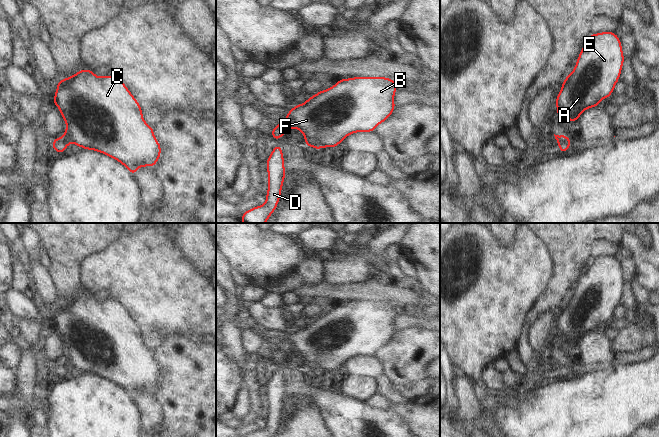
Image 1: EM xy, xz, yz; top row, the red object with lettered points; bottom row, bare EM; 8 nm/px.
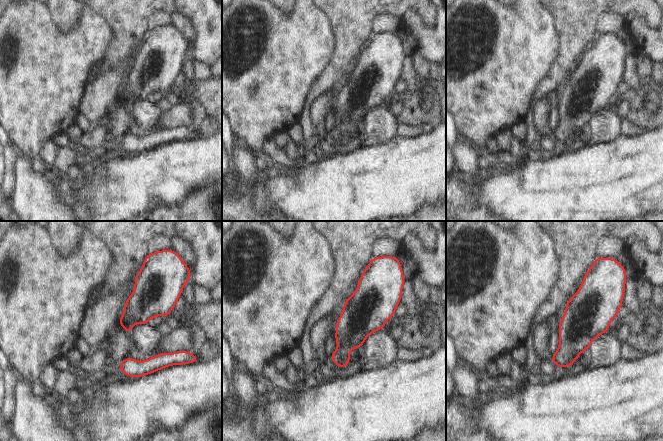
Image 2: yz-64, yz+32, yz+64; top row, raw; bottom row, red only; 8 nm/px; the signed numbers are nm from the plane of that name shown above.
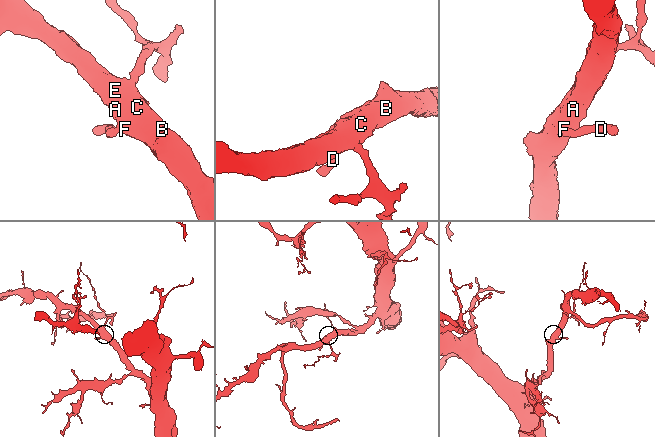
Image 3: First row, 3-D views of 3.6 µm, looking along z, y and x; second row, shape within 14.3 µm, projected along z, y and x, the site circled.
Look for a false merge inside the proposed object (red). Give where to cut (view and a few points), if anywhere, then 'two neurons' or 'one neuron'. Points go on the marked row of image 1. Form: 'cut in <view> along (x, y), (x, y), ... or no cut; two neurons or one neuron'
cut in xz along (285, 120), (290, 126); two neurons

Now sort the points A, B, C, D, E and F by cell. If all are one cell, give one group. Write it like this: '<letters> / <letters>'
A B C E F / D

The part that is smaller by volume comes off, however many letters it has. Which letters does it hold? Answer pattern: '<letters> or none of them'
D.

